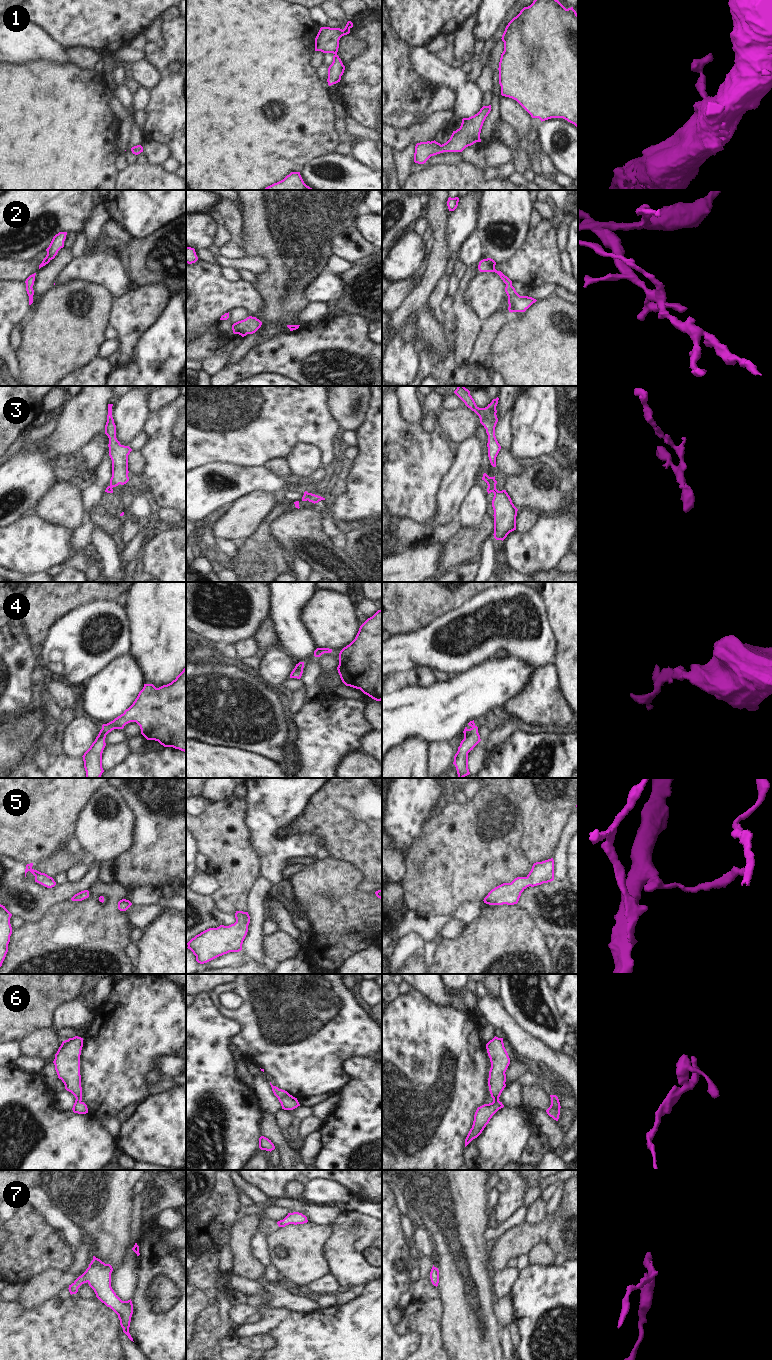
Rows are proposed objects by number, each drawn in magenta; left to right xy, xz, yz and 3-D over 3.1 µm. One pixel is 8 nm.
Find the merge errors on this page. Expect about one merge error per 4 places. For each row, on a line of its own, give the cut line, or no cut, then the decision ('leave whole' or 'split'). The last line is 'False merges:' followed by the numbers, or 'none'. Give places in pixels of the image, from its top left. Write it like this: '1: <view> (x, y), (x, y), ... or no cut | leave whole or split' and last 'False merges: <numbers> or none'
1: no cut | leave whole
2: no cut | leave whole
3: no cut | leave whole
4: no cut | leave whole
5: no cut | leave whole
6: no cut | leave whole
7: no cut | leave whole
False merges: none

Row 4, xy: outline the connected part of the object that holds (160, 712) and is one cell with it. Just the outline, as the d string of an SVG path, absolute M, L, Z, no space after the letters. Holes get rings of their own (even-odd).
M186 666L176 679L167 685L156 688L153 684L144 684L133 704L123 714L102 725L95 741L82 756L86 778L101 777L104 772L102 753L106 746L106 735L114 729L123 729L130 722L136 722L140 726L141 734L147 740L155 740L164 747L186 752Z

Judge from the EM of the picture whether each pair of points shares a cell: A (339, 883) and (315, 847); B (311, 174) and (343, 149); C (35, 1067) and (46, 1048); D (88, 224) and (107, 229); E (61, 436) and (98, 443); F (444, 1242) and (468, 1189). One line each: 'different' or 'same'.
A: different
B: different
C: different
D: different
E: different
F: same

